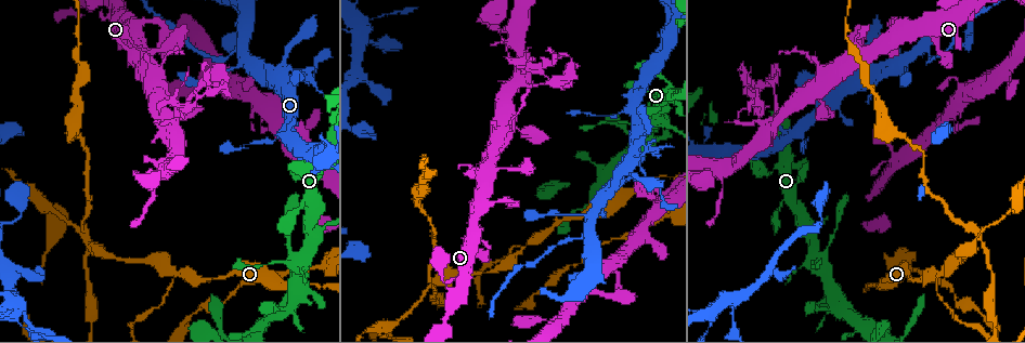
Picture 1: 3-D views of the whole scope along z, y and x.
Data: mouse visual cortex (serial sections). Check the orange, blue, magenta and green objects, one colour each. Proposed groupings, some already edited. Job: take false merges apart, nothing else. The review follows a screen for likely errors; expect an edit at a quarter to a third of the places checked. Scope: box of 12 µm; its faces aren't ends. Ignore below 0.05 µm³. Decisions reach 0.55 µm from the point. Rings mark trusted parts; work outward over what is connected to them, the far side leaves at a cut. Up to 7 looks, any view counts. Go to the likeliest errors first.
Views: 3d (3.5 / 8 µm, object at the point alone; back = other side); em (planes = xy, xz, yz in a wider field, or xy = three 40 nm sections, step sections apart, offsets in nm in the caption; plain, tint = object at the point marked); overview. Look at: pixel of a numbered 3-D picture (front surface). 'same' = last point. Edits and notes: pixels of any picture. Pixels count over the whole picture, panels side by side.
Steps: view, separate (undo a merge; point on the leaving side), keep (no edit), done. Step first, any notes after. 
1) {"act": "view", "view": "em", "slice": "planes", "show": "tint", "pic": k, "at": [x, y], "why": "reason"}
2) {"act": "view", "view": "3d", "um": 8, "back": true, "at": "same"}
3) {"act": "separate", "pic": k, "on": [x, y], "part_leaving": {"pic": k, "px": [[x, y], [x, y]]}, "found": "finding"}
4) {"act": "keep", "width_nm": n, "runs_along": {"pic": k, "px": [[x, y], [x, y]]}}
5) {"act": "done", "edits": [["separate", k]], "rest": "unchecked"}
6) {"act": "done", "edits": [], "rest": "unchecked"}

{"act": "view", "view": "3d", "um": 8, "pic": 1, "at": [178, 274], "why": "two arms in line, one across"}

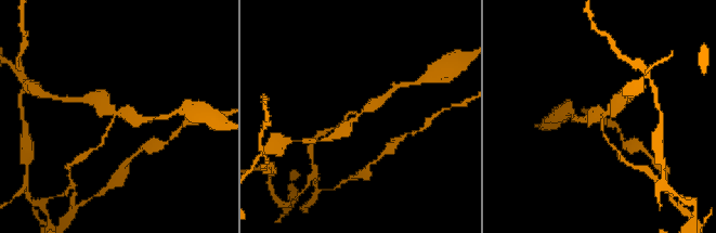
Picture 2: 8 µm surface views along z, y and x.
{"act": "view", "view": "3d", "um": 3.5, "back": true, "pic": 2, "at": [358, 113]}

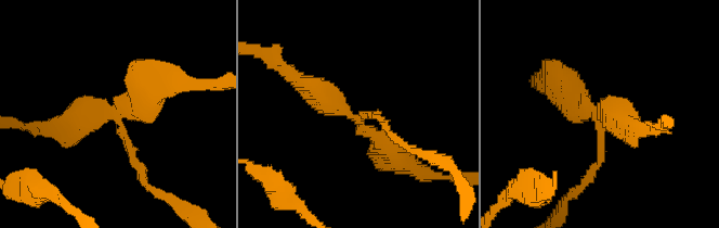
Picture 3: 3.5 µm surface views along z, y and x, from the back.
{"act": "view", "view": "em", "slice": "planes", "show": "tint", "pic": 3, "at": [599, 109], "arms": 3, "arm_widths_nm": [150, 300, 400]}

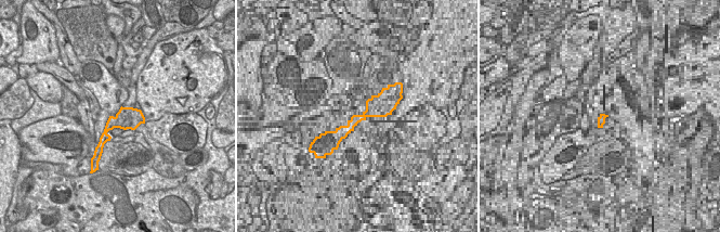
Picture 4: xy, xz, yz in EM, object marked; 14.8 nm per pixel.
{"act": "separate", "pic": 3, "on": [133, 161], "found": "a second cell is stuck on"}

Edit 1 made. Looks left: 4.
{"act": "view", "view": "overview"}

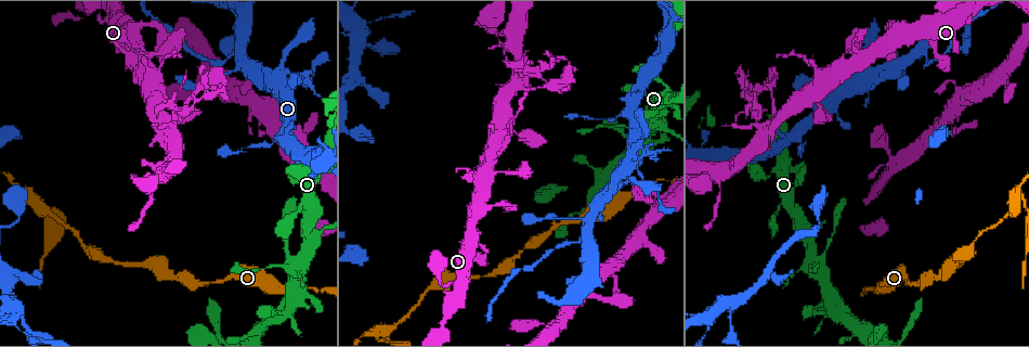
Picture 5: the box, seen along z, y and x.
{"act": "view", "view": "3d", "um": 8, "back": true, "pic": 5, "at": [78, 238], "why": "calibre changes"}

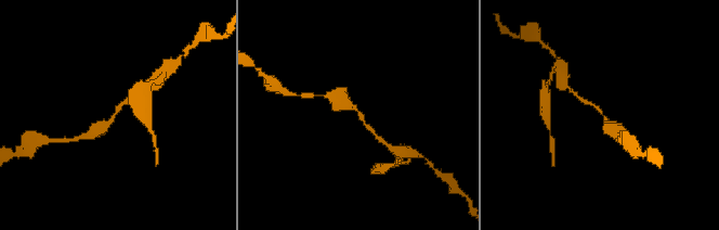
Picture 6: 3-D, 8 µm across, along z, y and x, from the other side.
{"act": "view", "view": "3d", "um": 3.5, "pic": 6, "at": [358, 114]}

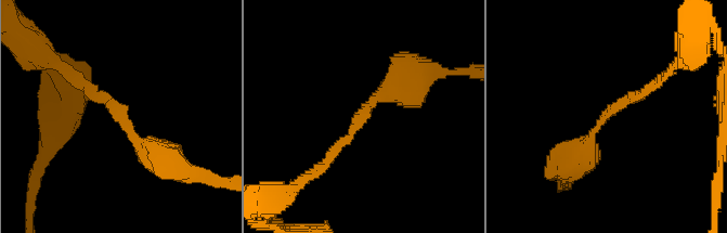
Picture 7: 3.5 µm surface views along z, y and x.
{"act": "view", "view": "em", "slice": "xy", "step": 3, "show": "tint", "pic": 7, "at": [599, 125], "arm_widths_nm": [150, 450]}

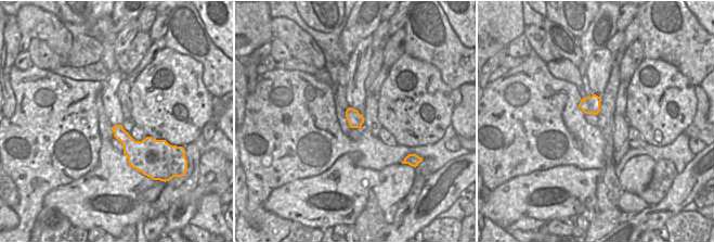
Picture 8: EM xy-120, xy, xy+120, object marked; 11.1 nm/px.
{"act": "keep", "runs_along": {"pic": 7, "px": [[417, 74], [374, 99], [330, 154]]}, "found": "all the same cell"}

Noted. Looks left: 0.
{"act": "done", "edits": [["separate", 3]], "rest": "unchecked"}

